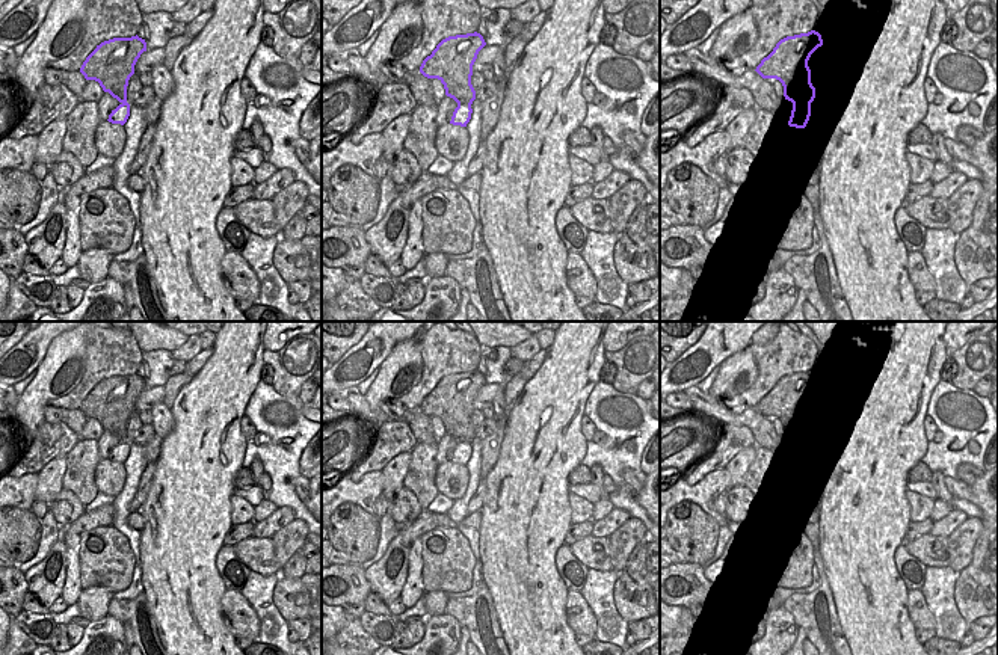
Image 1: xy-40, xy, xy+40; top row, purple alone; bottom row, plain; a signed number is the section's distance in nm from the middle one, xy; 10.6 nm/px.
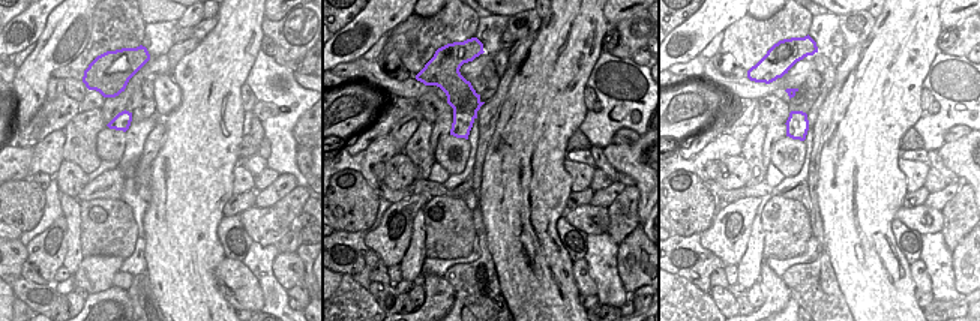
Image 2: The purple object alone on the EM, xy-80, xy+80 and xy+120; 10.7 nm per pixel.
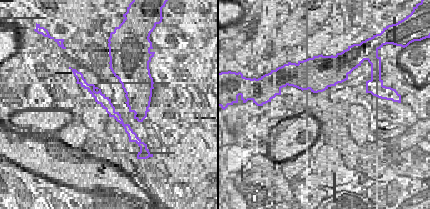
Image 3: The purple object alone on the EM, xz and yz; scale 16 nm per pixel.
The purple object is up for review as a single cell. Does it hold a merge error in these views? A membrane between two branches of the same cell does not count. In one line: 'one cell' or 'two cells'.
two cells

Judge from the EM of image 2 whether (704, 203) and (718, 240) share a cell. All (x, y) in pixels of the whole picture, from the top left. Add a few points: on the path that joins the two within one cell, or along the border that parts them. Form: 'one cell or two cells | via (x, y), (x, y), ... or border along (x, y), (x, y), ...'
two cells | border along (718, 212), (713, 222), (700, 233)

